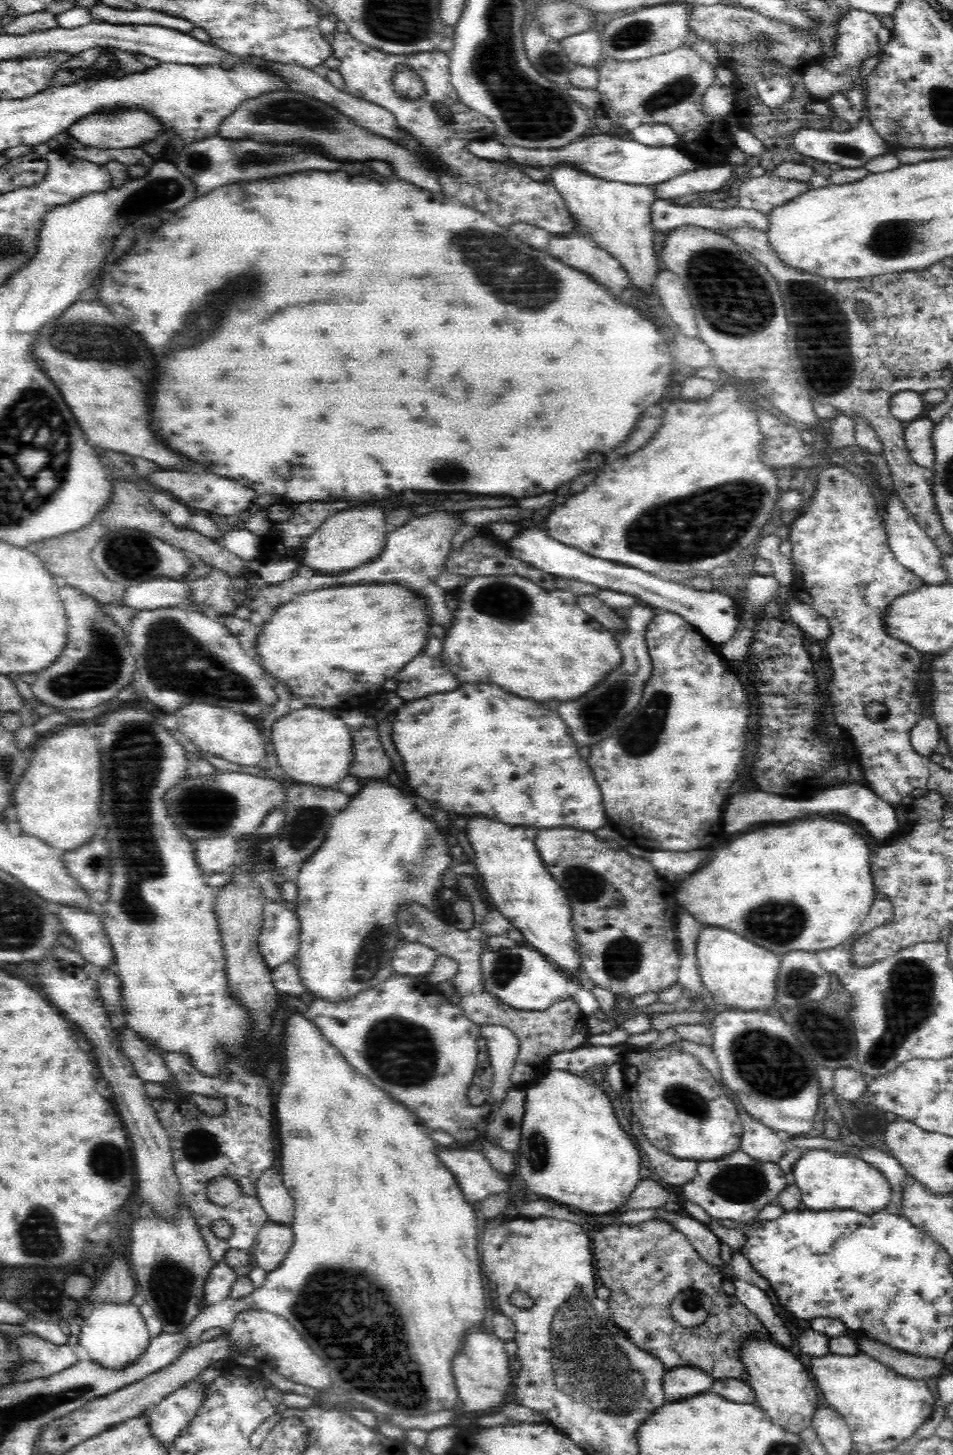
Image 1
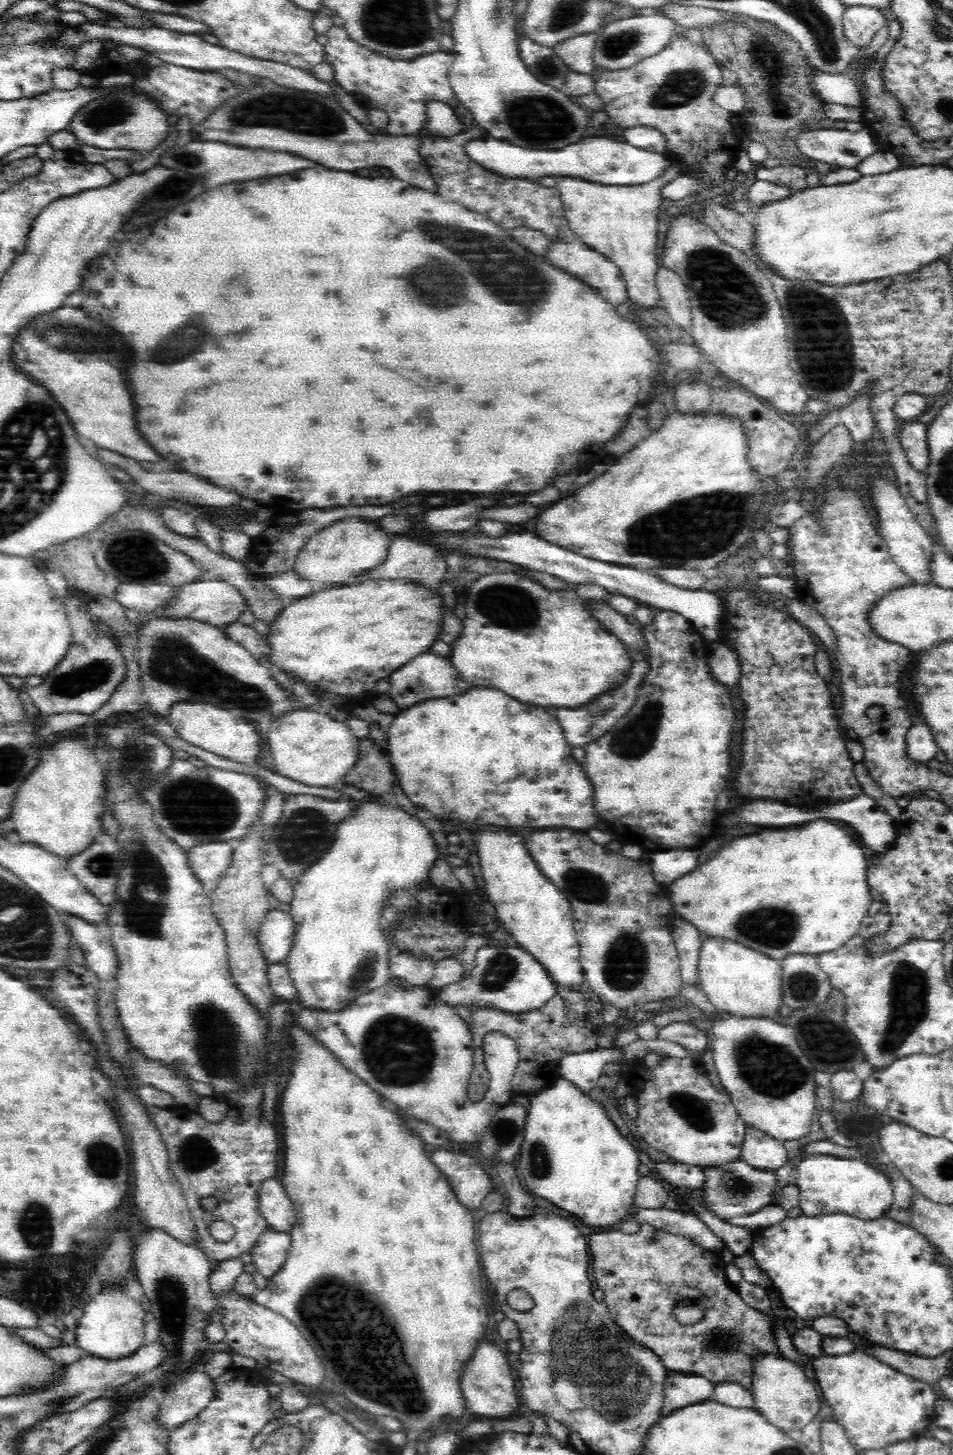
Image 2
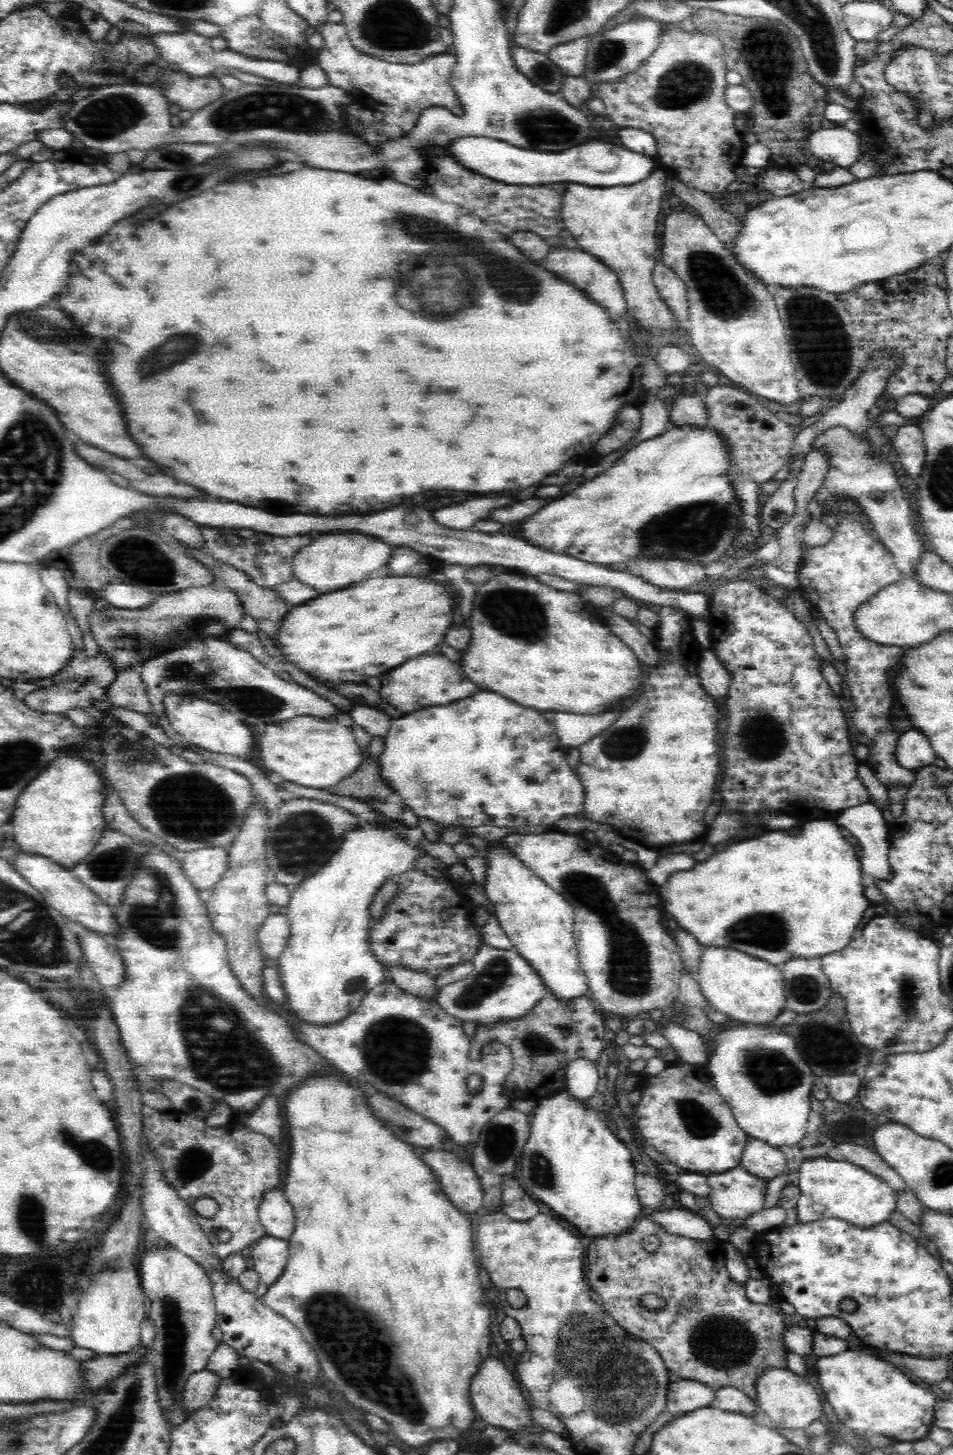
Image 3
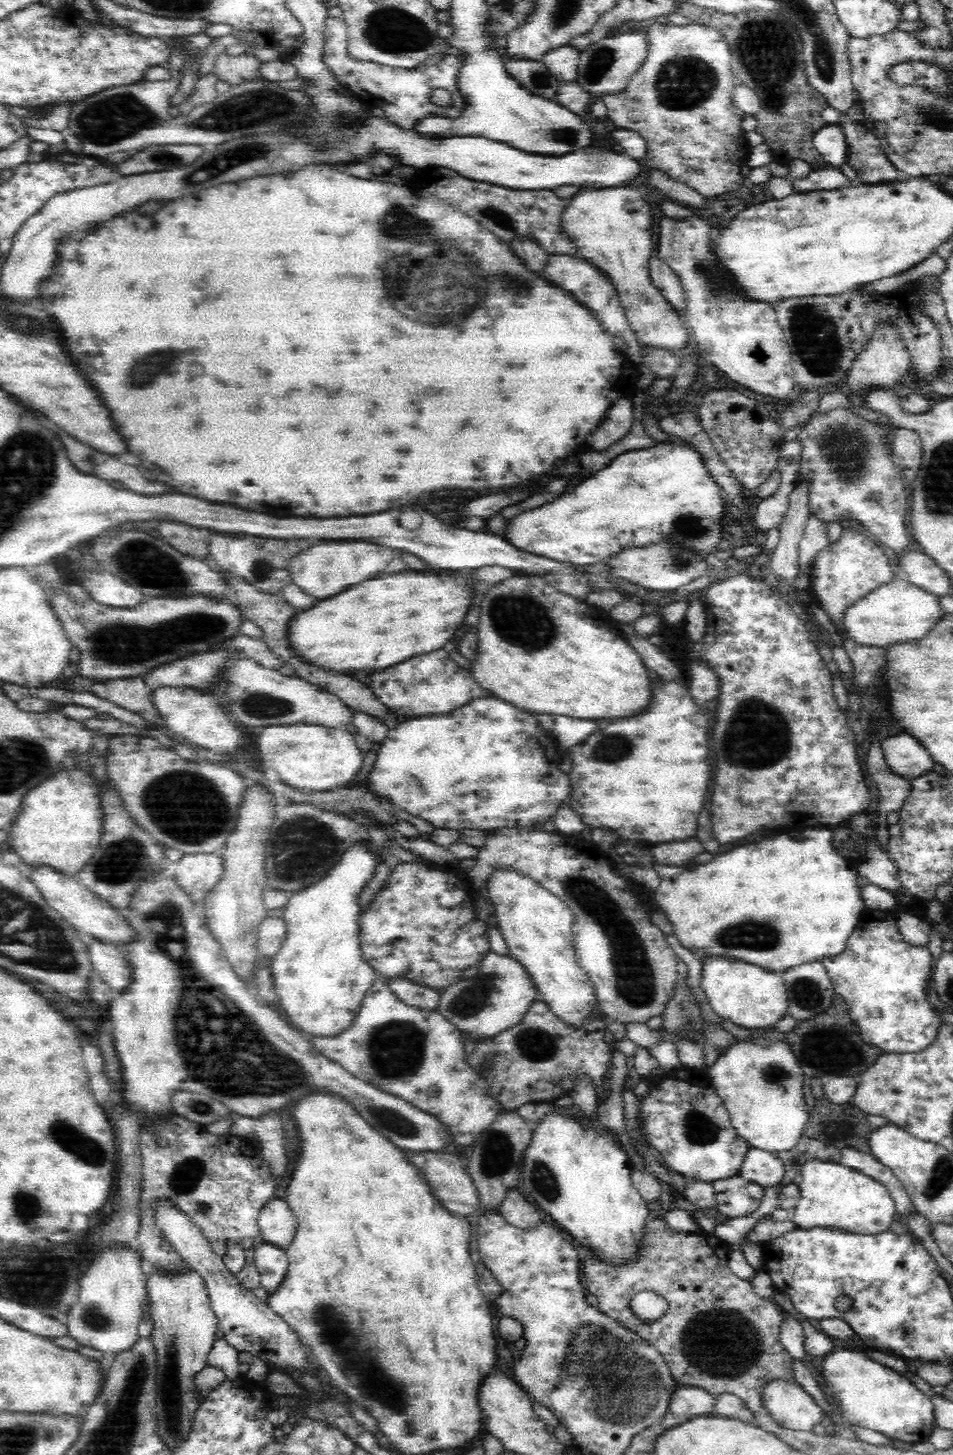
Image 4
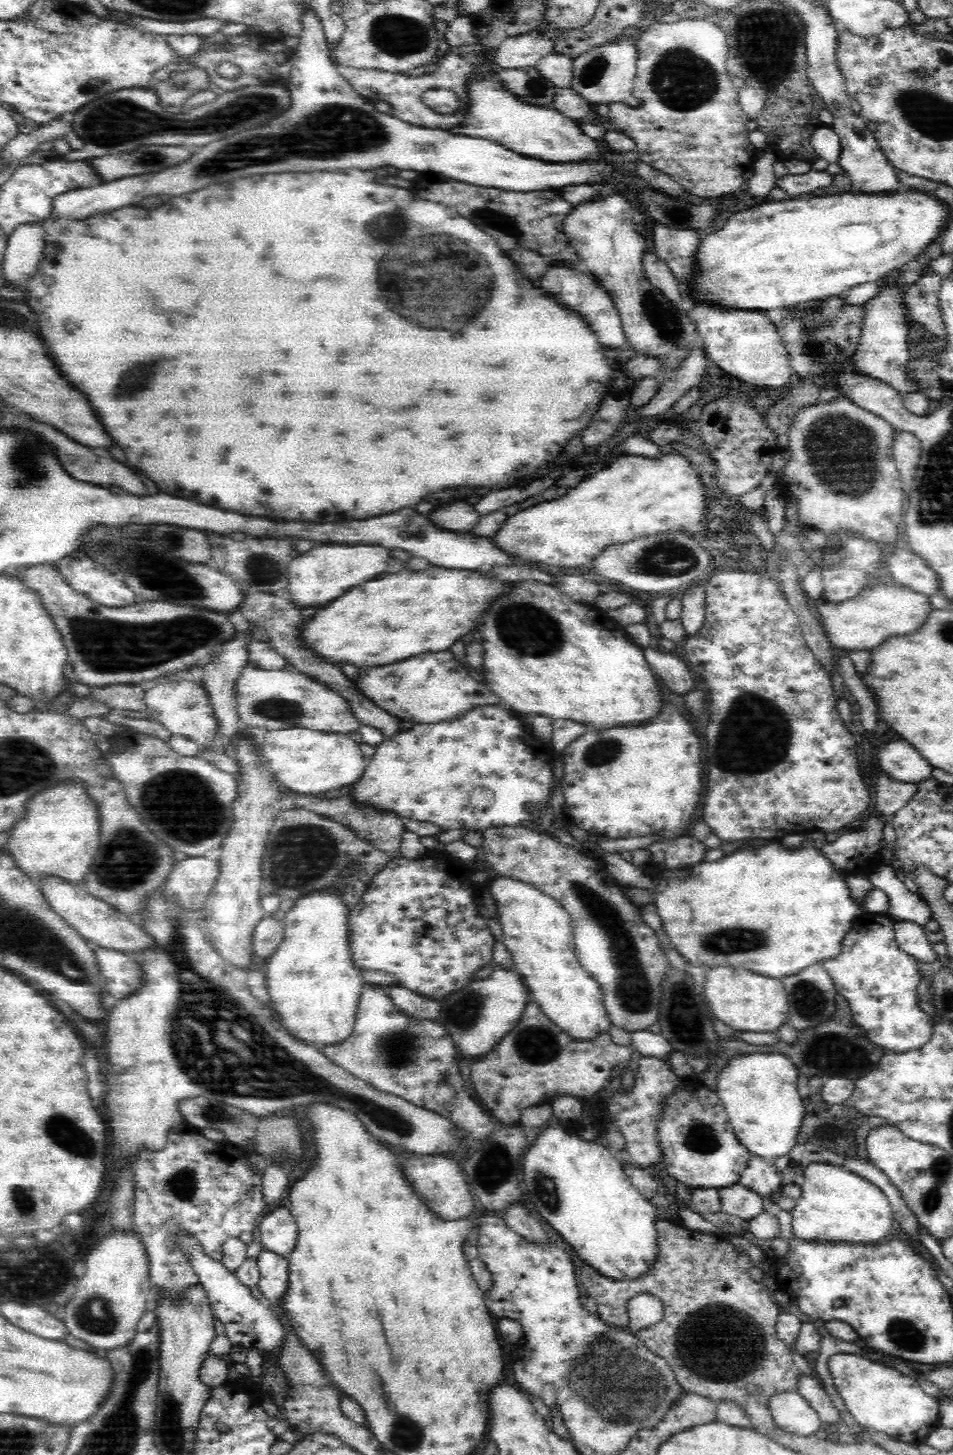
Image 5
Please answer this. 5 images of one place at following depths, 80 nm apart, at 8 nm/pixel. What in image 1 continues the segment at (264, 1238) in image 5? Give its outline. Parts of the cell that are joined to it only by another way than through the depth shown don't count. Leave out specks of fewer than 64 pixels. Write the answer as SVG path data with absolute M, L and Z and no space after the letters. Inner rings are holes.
M272 1168L256 1182L257 1200L264 1212L275 1224L292 1225L295 1217L295 1202L290 1196L278 1170Z

